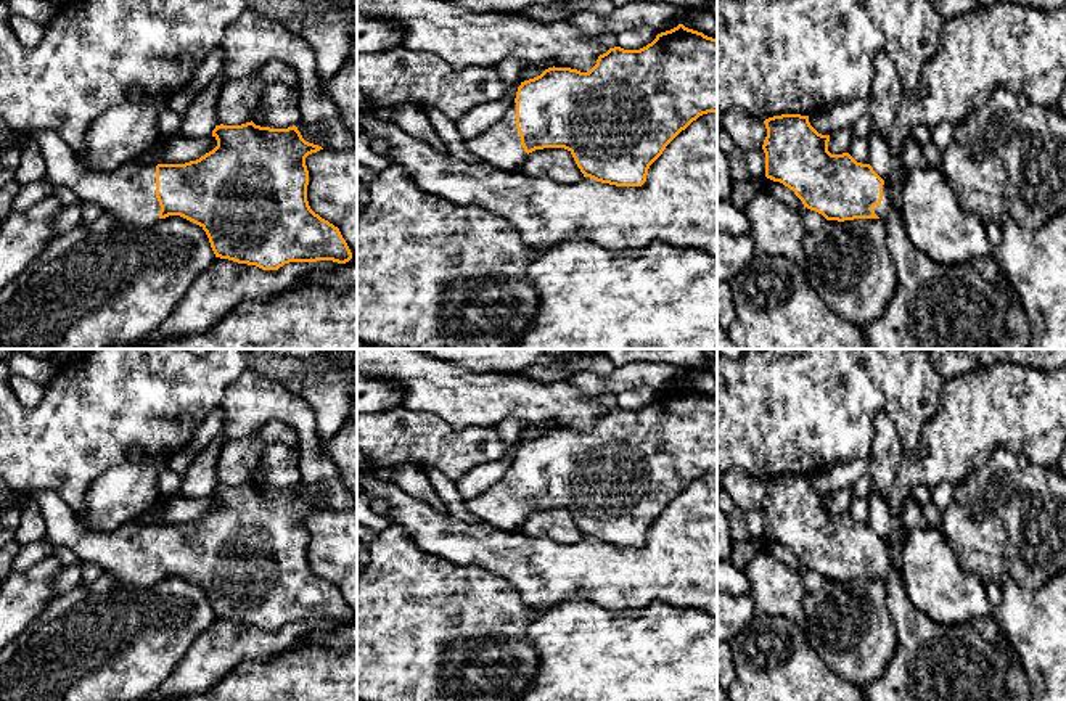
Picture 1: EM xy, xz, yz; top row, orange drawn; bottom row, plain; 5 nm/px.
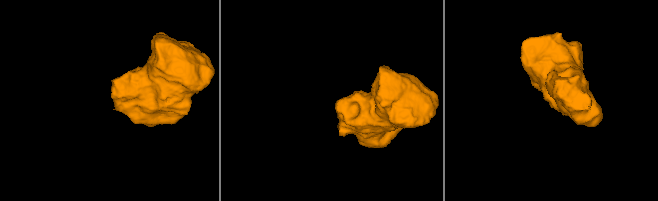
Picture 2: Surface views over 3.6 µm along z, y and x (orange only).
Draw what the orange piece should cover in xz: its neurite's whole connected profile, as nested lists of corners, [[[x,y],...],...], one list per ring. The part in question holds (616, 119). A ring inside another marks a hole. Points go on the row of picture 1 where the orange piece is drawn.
[[[679,24],[640,50],[609,48],[588,72],[553,66],[521,82],[503,117],[465,148],[479,162],[513,172],[535,150],[564,148],[584,177],[642,187],[666,146],[707,113],[717,113],[717,39]]]

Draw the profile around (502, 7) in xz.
[[[449,0],[457,5],[465,5],[476,11],[490,11],[498,14],[519,14],[531,6],[553,6],[571,0]]]

